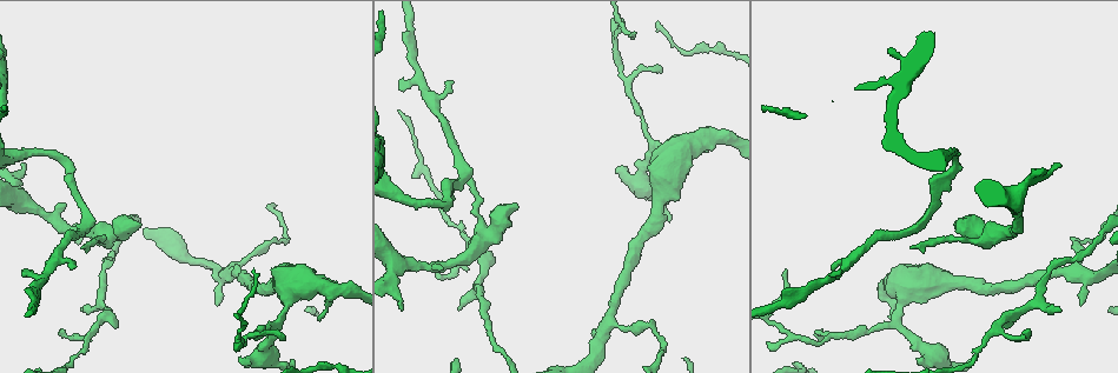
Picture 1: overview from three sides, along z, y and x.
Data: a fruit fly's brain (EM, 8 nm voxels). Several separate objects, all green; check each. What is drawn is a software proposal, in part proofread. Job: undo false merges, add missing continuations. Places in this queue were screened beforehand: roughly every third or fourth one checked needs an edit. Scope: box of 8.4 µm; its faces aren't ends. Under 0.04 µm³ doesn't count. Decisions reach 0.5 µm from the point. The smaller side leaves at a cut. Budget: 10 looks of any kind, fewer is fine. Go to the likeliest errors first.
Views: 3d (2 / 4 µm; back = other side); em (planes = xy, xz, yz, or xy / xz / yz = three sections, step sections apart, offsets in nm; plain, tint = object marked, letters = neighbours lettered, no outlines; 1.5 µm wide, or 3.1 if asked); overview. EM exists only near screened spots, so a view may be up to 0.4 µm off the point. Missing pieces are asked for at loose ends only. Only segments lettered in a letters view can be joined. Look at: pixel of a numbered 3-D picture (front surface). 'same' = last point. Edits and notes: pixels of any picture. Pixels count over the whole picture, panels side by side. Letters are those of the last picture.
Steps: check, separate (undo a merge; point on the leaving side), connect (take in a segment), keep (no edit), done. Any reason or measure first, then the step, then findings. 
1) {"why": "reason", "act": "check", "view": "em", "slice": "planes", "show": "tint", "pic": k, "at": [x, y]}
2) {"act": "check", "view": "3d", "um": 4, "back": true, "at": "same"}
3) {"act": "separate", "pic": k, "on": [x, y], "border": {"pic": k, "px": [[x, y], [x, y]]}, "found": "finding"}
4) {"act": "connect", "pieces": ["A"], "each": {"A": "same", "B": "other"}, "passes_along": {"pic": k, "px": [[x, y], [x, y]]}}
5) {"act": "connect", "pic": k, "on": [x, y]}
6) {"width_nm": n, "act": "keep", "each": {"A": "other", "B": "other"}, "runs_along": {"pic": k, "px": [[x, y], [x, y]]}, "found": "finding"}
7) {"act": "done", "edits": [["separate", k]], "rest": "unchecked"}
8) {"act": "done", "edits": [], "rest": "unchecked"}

{"why": "an open end", "act": "check", "view": "3d", "um": 4, "pic": 1, "at": [1058, 309]}

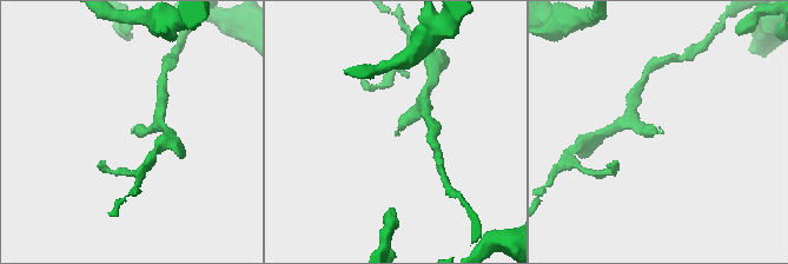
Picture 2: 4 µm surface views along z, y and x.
{"why": "shape alone is not enough", "act": "check", "view": "em", "slice": "xy", "step": 4, "show": "letters", "pic": 2, "at": [660, 133]}

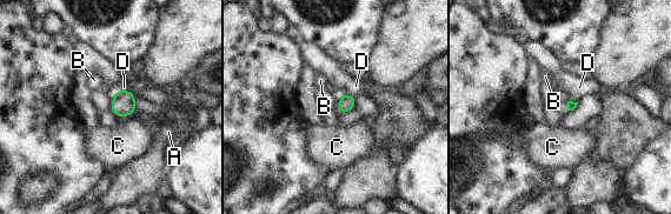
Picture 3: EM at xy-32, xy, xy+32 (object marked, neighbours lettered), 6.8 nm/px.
{"why": "another direction", "act": "check", "view": "em", "slice": "yz", "step": 8, "show": "letters", "at": "same"}

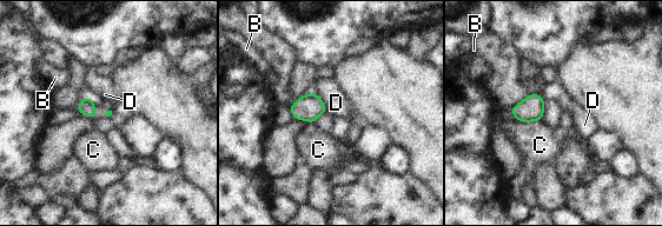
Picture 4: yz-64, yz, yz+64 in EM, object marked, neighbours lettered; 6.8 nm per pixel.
{"width_nm": 110, "act": "keep", "each": {"B": "other", "C": "other", "D": "other"}, "border": {"pic": 4, "px": [[312, 92], [328, 110]]}, "found": "none of them fits"}

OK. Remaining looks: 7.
{"why": "branch stops here", "act": "check", "view": "3d", "um": 4, "pic": 1, "at": [841, 271]}

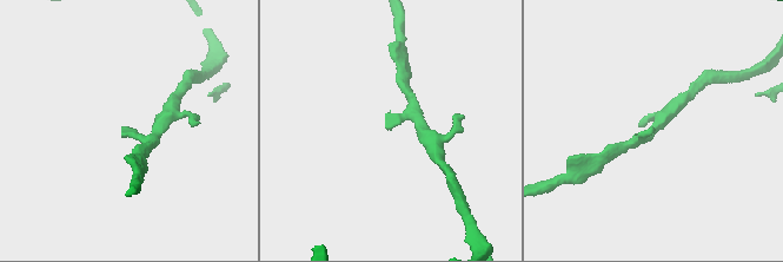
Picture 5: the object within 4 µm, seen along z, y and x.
{"arm_widths_nm": [170, 220], "act": "check", "view": "em", "slice": "yz", "step": 8, "show": "plain", "pic": 5, "at": [126, 129]}

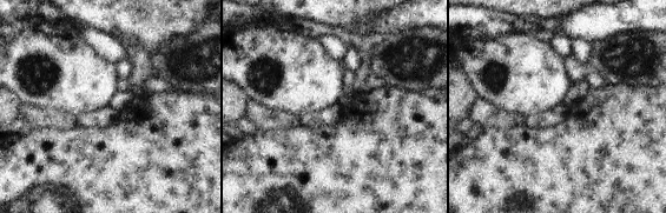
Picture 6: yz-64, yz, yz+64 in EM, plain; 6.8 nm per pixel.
{"act": "check", "view": "em", "slice": "yz", "step": 8, "show": "letters", "at": "same"}

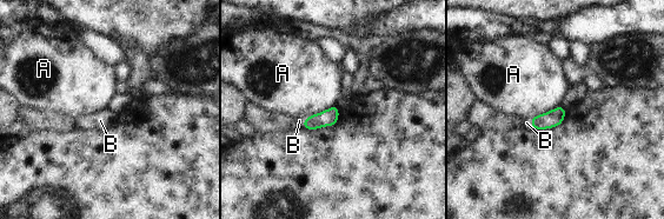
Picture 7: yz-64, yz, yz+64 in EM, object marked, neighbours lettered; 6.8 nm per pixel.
{"act": "connect", "pieces": ["B"], "each": {"A": "other", "B": "same"}, "found": "it goes on there"}

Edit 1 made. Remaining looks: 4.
{"why": "sudden change in width", "act": "check", "view": "3d", "um": 4, "pic": 1, "at": [716, 136]}

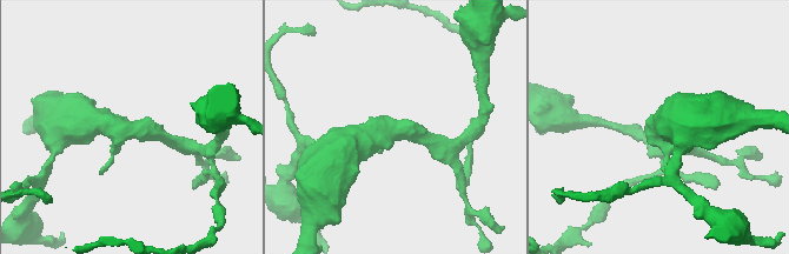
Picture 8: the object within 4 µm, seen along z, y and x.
{"why": "now the EM", "act": "check", "view": "em", "slice": "xz", "step": 8, "show": "tint", "pic": 8, "at": [656, 133]}

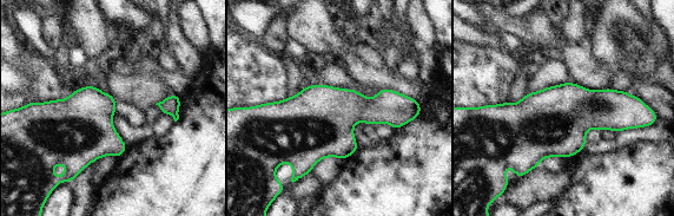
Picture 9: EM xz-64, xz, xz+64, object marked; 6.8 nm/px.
{"why": "another direction", "act": "check", "view": "em", "slice": "planes", "show": "letters", "at": "same"}

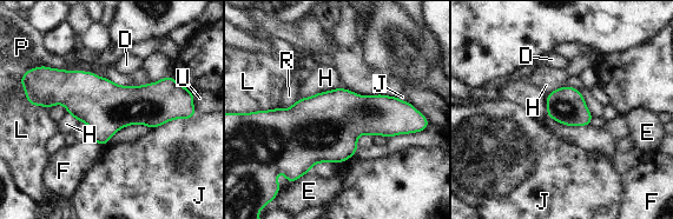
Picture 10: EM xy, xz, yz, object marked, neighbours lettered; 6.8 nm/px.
{"act": "keep", "each": {"D": "other", "E": "other", "F": "other", "H": "other", "J": "other", "L": "other", "P": "other", "R": "other", "U": "other"}, "runs_along": {"pic": 10, "px": [[41, 100], [182, 107]]}, "found": "all the same cell"}

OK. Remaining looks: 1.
{"act": "done", "edits": [["connect", 7]], "rest": "unchecked"}

